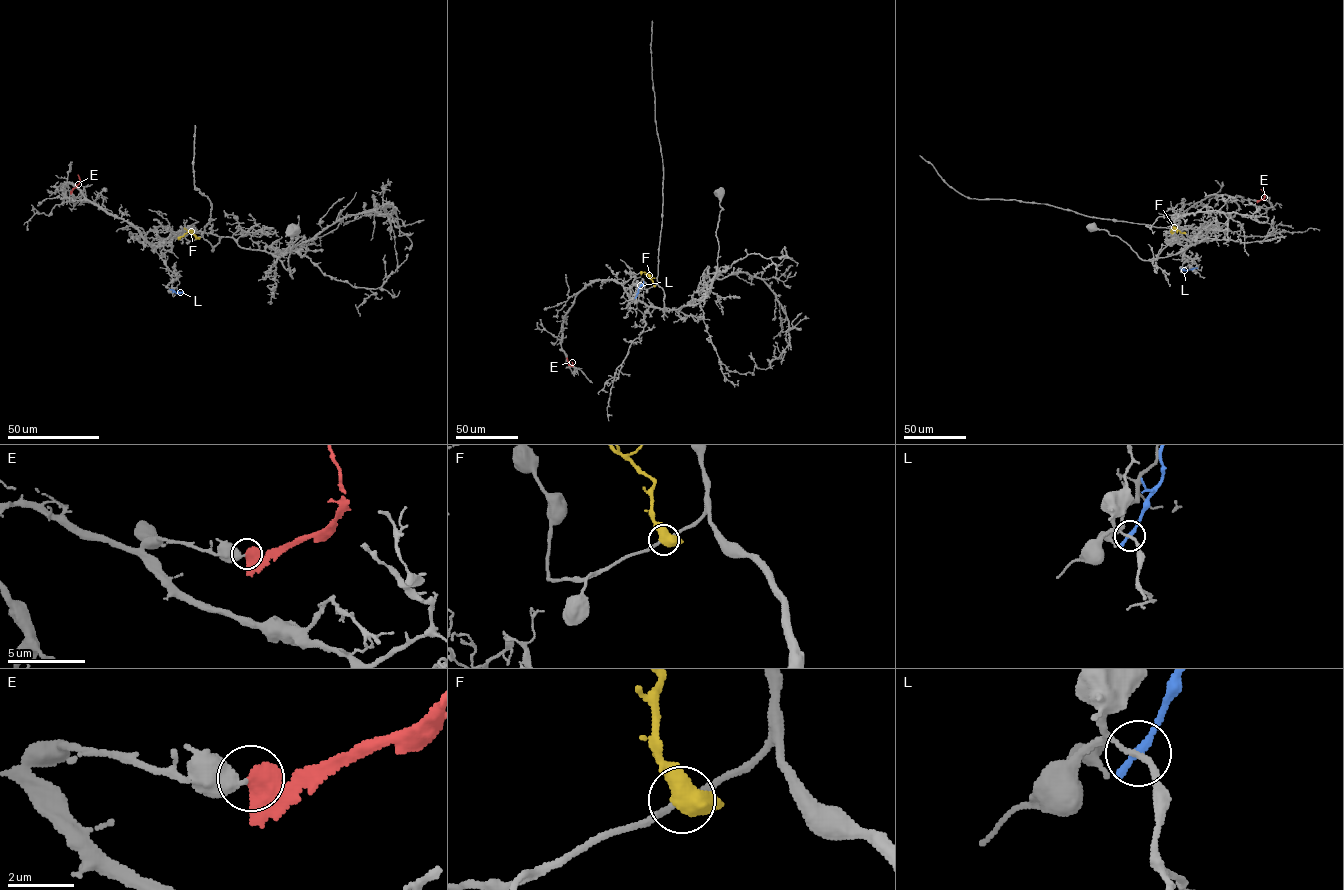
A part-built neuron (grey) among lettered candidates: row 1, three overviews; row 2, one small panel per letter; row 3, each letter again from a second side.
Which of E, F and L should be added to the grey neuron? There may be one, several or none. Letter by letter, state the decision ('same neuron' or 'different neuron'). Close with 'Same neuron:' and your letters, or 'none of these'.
E: different neuron
F: different neuron
L: different neuron
Same neuron: none of these

